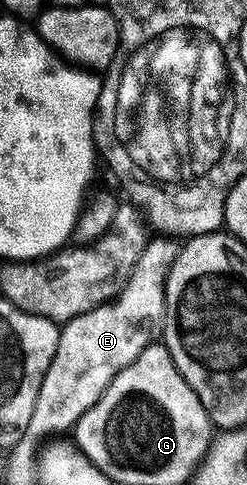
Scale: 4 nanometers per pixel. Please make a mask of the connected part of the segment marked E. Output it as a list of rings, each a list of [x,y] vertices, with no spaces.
[[[163,237],[148,240],[139,259],[136,260],[135,267],[132,268],[128,279],[125,280],[123,288],[120,289],[116,297],[66,322],[60,328],[59,346],[56,347],[55,357],[51,361],[47,375],[44,376],[43,383],[40,384],[32,417],[20,436],[22,439],[17,451],[21,456],[31,456],[30,458],[32,458],[46,440],[45,436],[67,428],[70,430],[76,426],[78,419],[101,397],[103,390],[106,389],[118,371],[133,362],[138,357],[139,351],[145,349],[152,342],[154,338],[152,335],[156,329],[158,332],[164,318],[165,272],[174,261],[177,251],[178,246],[174,240]]]

